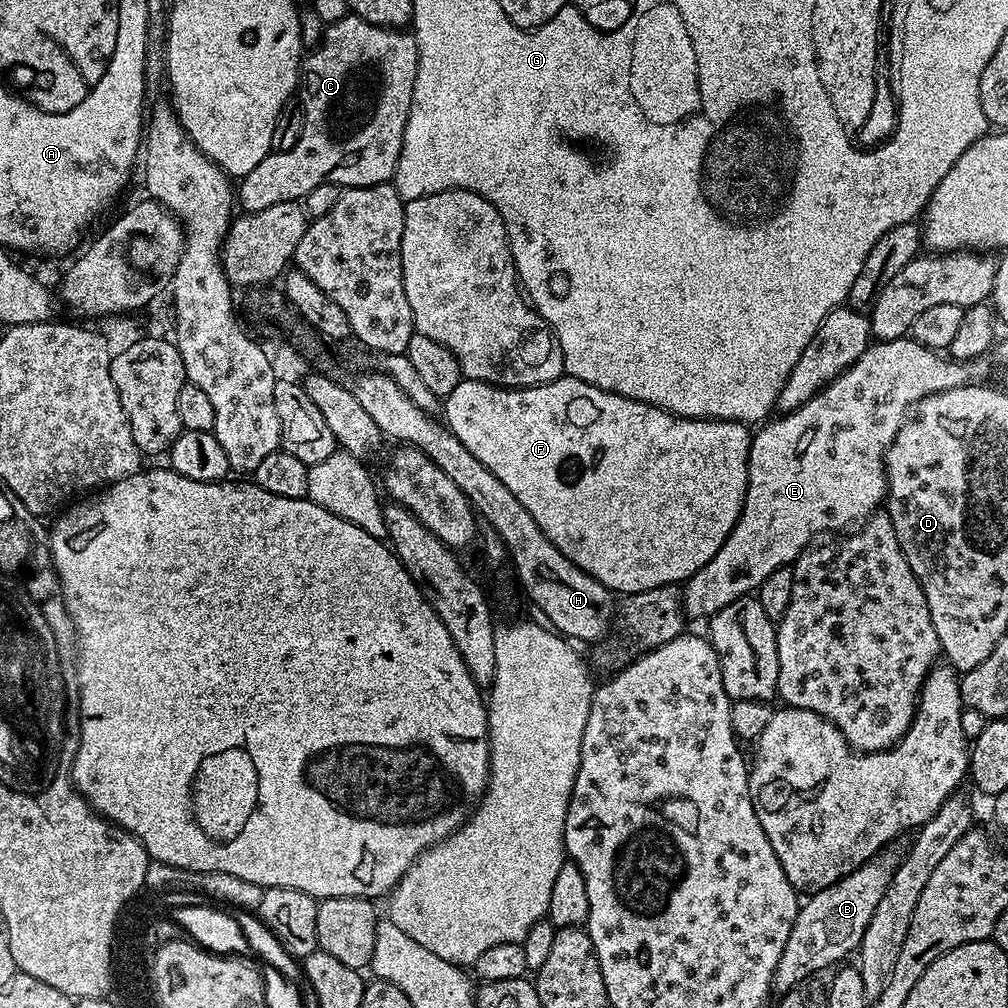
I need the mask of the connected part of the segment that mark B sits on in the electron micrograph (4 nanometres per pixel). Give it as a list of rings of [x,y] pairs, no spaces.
[[[877,854],[872,859],[855,868],[850,874],[846,874],[836,884],[831,884],[829,888],[821,888],[813,891],[808,901],[799,905],[796,913],[796,921],[790,930],[790,936],[786,938],[786,946],[782,950],[782,958],[778,958],[778,966],[774,970],[772,979],[772,989],[775,995],[781,996],[788,991],[800,986],[804,979],[811,972],[816,972],[819,968],[831,969],[839,965],[848,955],[850,957],[857,951],[862,942],[866,928],[870,925],[870,920],[874,915],[874,910],[878,907],[887,887],[890,886],[892,875],[898,865],[897,857]]]

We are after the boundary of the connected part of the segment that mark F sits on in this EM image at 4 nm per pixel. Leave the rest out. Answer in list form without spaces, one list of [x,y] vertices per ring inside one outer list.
[[[563,375],[559,380],[549,384],[535,384],[532,388],[501,388],[487,384],[481,380],[461,379],[448,396],[443,397],[443,423],[447,424],[453,434],[526,506],[530,518],[538,522],[542,534],[574,562],[586,574],[590,574],[602,586],[613,594],[627,594],[654,590],[667,584],[679,585],[688,581],[695,572],[702,570],[718,550],[722,550],[722,542],[734,530],[738,518],[742,514],[742,506],[748,489],[748,455],[752,445],[749,425],[740,424],[737,420],[691,420],[685,416],[676,416],[665,408],[650,406],[646,402],[638,402],[634,398],[626,398],[622,394],[614,394],[606,390],[598,390],[598,386],[590,386],[586,382],[576,380],[573,376]]]

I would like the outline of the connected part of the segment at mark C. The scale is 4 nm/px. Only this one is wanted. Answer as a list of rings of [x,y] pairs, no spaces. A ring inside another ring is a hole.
[[[349,14],[343,16],[337,24],[327,25],[326,31],[323,33],[323,39],[315,50],[307,53],[302,68],[303,72],[298,85],[298,96],[304,106],[302,138],[298,138],[298,142],[290,150],[285,152],[269,152],[266,158],[262,158],[262,162],[258,162],[258,166],[254,166],[254,170],[250,170],[250,174],[242,177],[238,184],[238,204],[239,207],[240,204],[244,207],[241,209],[245,213],[266,210],[266,206],[274,206],[278,202],[300,200],[307,196],[310,190],[314,190],[314,186],[319,184],[339,184],[344,188],[365,188],[375,184],[387,184],[395,177],[396,167],[398,166],[398,154],[402,150],[402,138],[406,130],[408,111],[410,110],[412,95],[414,94],[414,78],[418,70],[418,46],[416,45],[415,35],[408,30],[374,26],[362,18]]]

